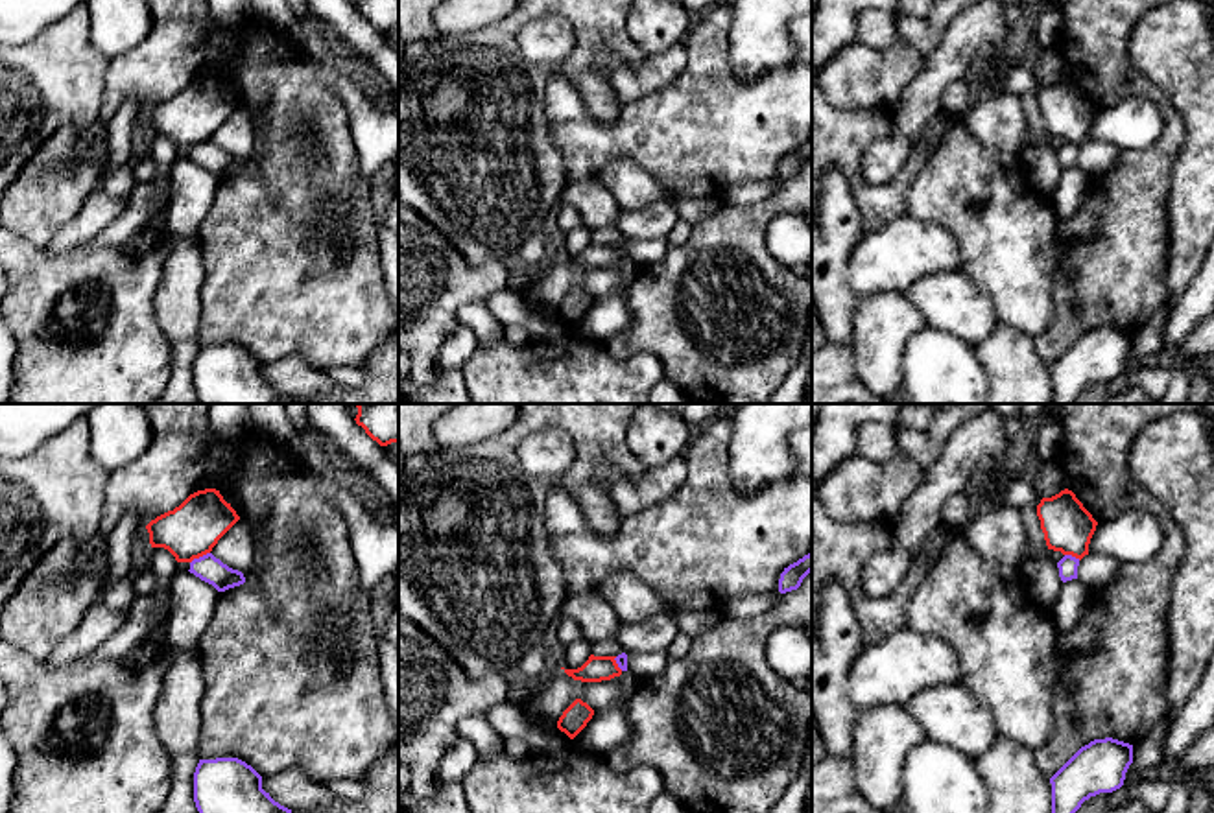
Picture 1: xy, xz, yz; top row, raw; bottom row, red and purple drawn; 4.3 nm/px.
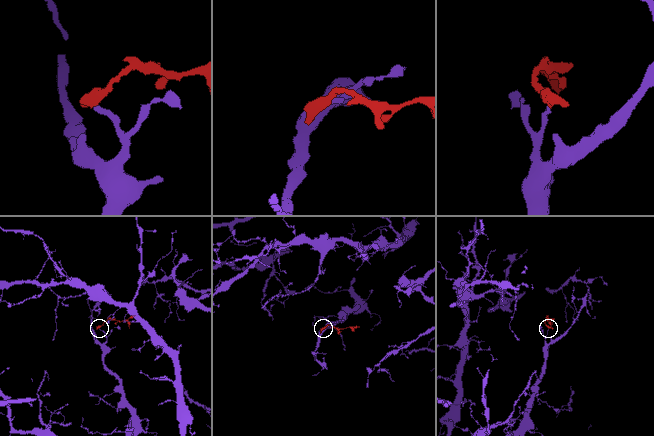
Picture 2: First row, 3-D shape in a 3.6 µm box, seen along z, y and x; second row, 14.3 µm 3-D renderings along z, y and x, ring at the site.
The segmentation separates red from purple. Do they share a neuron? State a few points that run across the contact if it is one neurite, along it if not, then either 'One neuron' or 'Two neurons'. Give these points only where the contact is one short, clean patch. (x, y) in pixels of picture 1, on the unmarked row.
Line: xy (209, 139), (190, 150). Two neurons

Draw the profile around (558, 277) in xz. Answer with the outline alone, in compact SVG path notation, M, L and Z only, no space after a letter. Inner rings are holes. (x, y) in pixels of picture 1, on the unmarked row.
M565 256L552 258L541 271L531 289L522 293L530 313L557 313L563 299L581 286L594 299L613 293L622 284L622 265L601 269L574 267Z

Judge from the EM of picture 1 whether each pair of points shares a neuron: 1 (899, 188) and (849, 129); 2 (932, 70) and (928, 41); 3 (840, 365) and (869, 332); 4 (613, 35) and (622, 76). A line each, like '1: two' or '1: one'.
1: one
2: two
3: two
4: two

